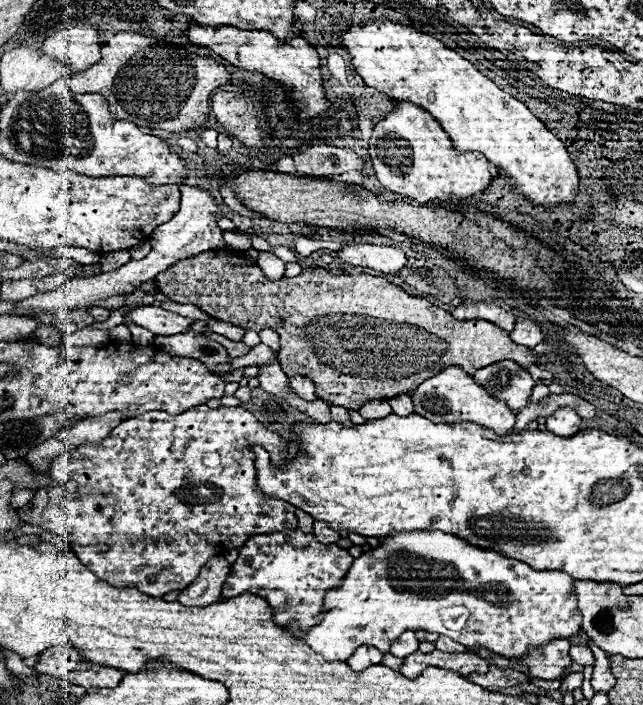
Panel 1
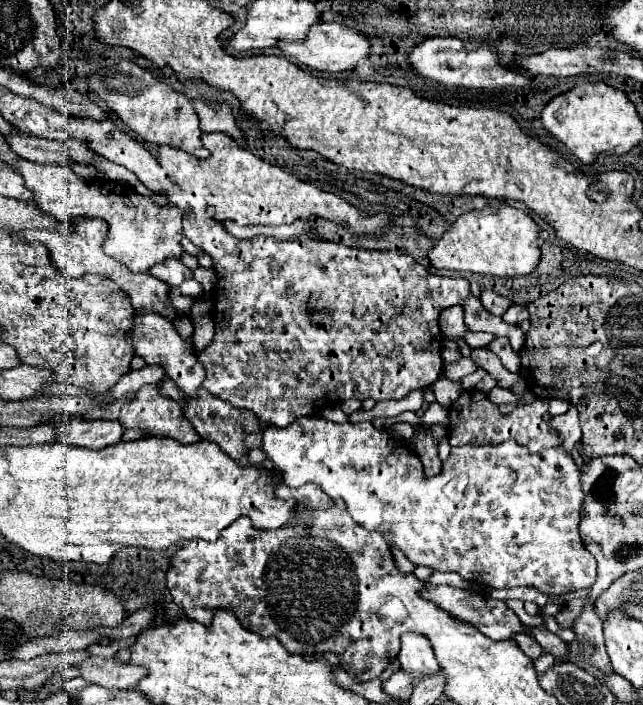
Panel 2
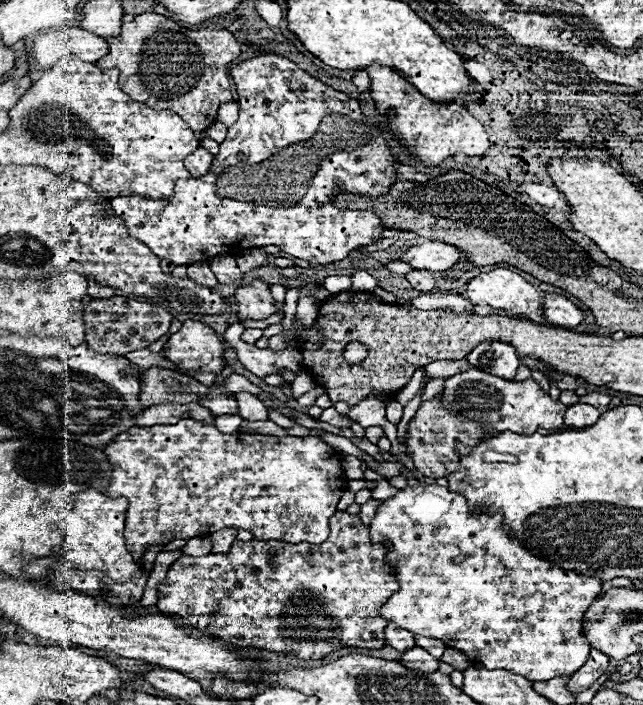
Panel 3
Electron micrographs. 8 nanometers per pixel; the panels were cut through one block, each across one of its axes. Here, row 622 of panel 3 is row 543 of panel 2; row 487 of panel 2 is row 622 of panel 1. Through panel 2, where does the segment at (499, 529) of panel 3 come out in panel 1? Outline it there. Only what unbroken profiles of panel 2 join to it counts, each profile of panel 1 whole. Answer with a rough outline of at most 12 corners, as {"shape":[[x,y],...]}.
{"shape":[[444,532],[354,558],[326,660],[406,630],[504,658],[580,634],[572,578]]}

